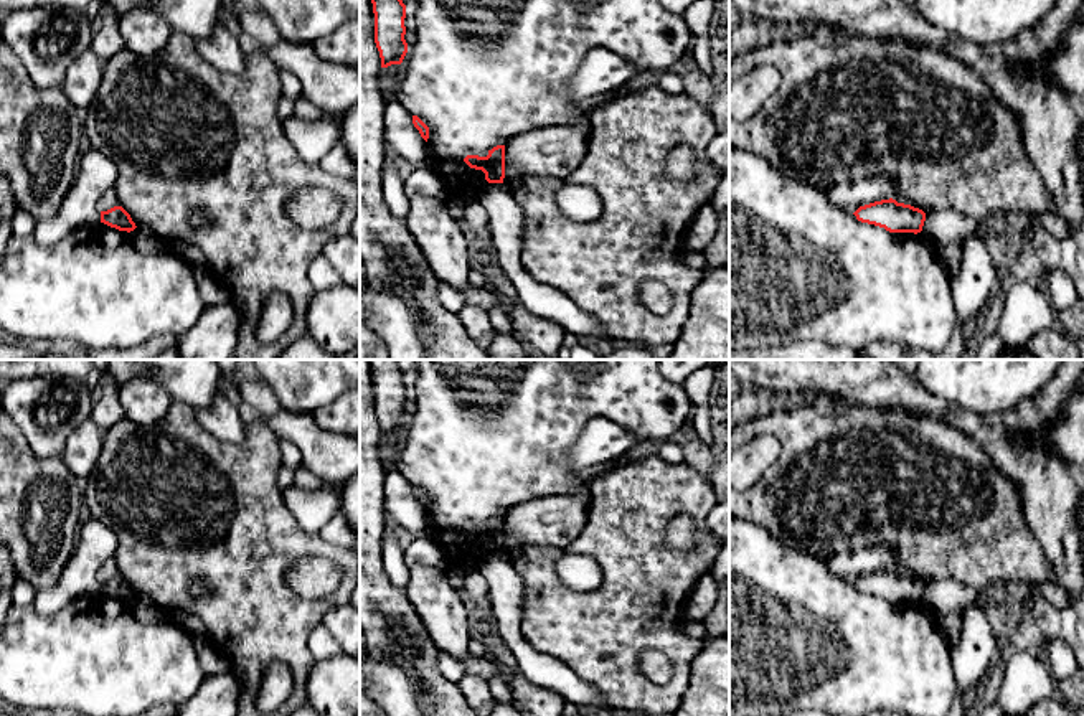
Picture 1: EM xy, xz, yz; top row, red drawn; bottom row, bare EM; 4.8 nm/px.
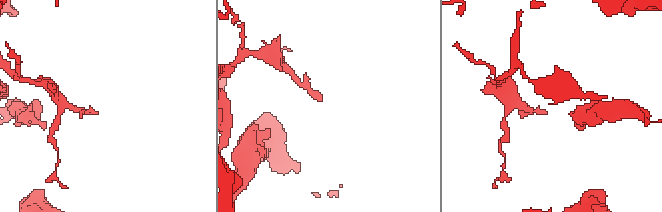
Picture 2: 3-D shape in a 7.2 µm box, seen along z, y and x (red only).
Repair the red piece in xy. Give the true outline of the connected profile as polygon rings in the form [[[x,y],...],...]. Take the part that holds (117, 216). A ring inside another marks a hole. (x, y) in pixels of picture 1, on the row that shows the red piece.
[[[114,206],[107,211],[101,211],[101,223],[127,233],[137,228],[130,214],[122,206]]]

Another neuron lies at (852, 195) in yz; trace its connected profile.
[[[868,177],[840,183],[827,195],[833,206],[855,213],[860,206],[893,198],[894,185],[889,177]]]

